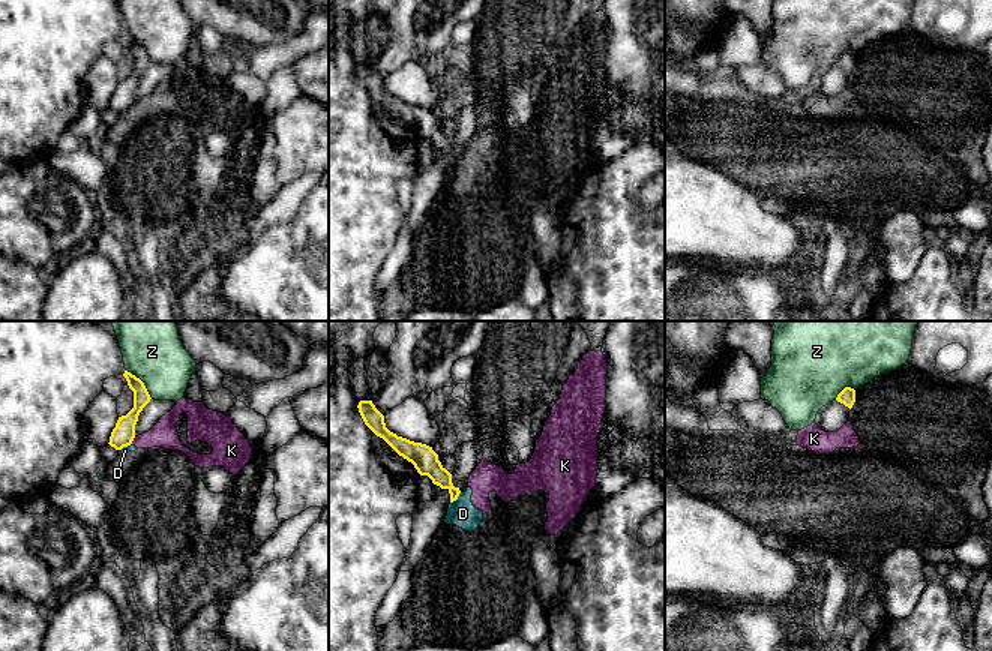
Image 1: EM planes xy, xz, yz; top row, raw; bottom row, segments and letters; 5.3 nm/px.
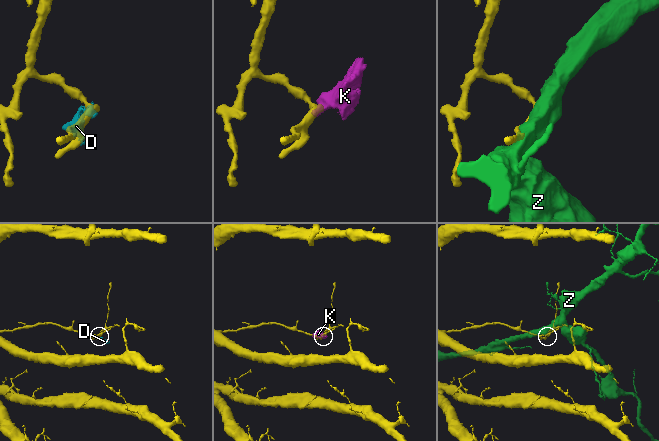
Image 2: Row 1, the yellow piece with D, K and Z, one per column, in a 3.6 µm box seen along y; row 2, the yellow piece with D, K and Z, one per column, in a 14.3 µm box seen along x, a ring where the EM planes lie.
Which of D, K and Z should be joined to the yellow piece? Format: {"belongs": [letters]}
{"belongs": []}

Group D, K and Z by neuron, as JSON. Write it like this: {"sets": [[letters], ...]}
{"sets": [["D", "K"], ["Z"]]}

